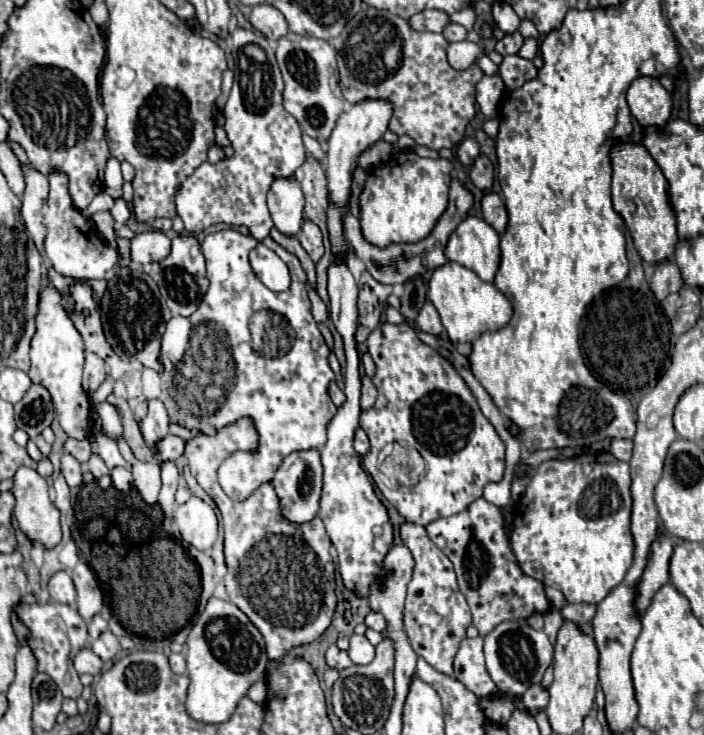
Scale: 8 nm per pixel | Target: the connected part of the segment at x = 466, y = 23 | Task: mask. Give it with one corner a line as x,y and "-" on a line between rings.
471,6
449,14
449,18
451,18
451,21
463,25
467,30
471,30
475,23
475,13

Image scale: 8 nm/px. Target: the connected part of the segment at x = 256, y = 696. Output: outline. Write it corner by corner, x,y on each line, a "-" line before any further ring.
261,678
255,686
251,686
249,690
249,698
257,704
263,704
267,698
269,698
269,690
267,690
267,684
265,684
265,678

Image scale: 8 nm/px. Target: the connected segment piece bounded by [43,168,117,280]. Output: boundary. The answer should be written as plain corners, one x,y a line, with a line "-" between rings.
51,170
49,174
49,198
47,198
47,214
43,218
47,236
43,242
43,252
49,258
51,266
69,278
75,280
91,280
105,278
107,272
117,262
117,252
103,238
97,238
97,232
89,218
81,214
81,210
71,202
67,190
67,176
61,170

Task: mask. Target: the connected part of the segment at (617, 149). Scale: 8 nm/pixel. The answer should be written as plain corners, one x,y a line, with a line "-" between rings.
617,140
613,144
611,168
613,168
613,186
611,186
613,208
625,220
625,226
633,236
637,252
649,264
659,264
667,260
669,256
673,256
679,238
675,228
675,214
667,198
667,180
661,168
657,166
657,162
643,144
625,140

